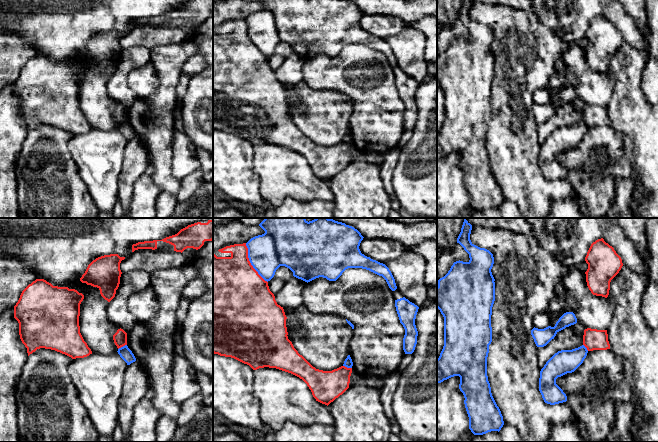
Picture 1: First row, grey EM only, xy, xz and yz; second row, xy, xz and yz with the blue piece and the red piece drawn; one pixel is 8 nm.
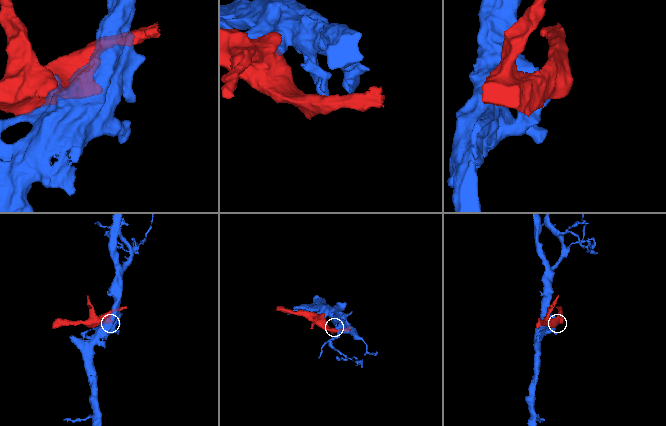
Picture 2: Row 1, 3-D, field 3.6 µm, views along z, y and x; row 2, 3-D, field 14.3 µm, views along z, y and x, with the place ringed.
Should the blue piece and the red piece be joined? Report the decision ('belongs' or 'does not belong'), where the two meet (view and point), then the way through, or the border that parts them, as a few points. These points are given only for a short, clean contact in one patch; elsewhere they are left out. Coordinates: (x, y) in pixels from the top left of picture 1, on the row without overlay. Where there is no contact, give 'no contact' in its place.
does not belong | xz (250, 38)

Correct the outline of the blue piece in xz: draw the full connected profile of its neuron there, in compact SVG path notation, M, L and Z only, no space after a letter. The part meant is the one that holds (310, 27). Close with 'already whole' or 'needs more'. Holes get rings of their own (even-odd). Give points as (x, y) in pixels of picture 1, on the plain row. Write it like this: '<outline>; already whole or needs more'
M259 0L264 10L251 14L246 22L253 44L265 56L270 57L280 42L293 48L293 52L305 58L323 53L336 57L348 44L362 44L382 52L392 67L397 65L389 44L361 29L361 9L346 0Z; already whole

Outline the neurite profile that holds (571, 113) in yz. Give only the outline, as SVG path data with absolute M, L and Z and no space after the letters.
M576 99L557 108L556 112L544 123L537 124L537 138L540 145L558 127L572 126L583 121L585 104Z

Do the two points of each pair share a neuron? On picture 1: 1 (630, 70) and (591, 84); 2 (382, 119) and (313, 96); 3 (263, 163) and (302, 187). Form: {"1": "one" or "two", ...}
{"1": "two", "2": "two", "3": "one"}

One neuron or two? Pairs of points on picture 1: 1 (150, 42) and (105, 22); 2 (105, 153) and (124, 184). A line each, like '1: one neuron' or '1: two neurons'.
1: two neurons
2: two neurons

